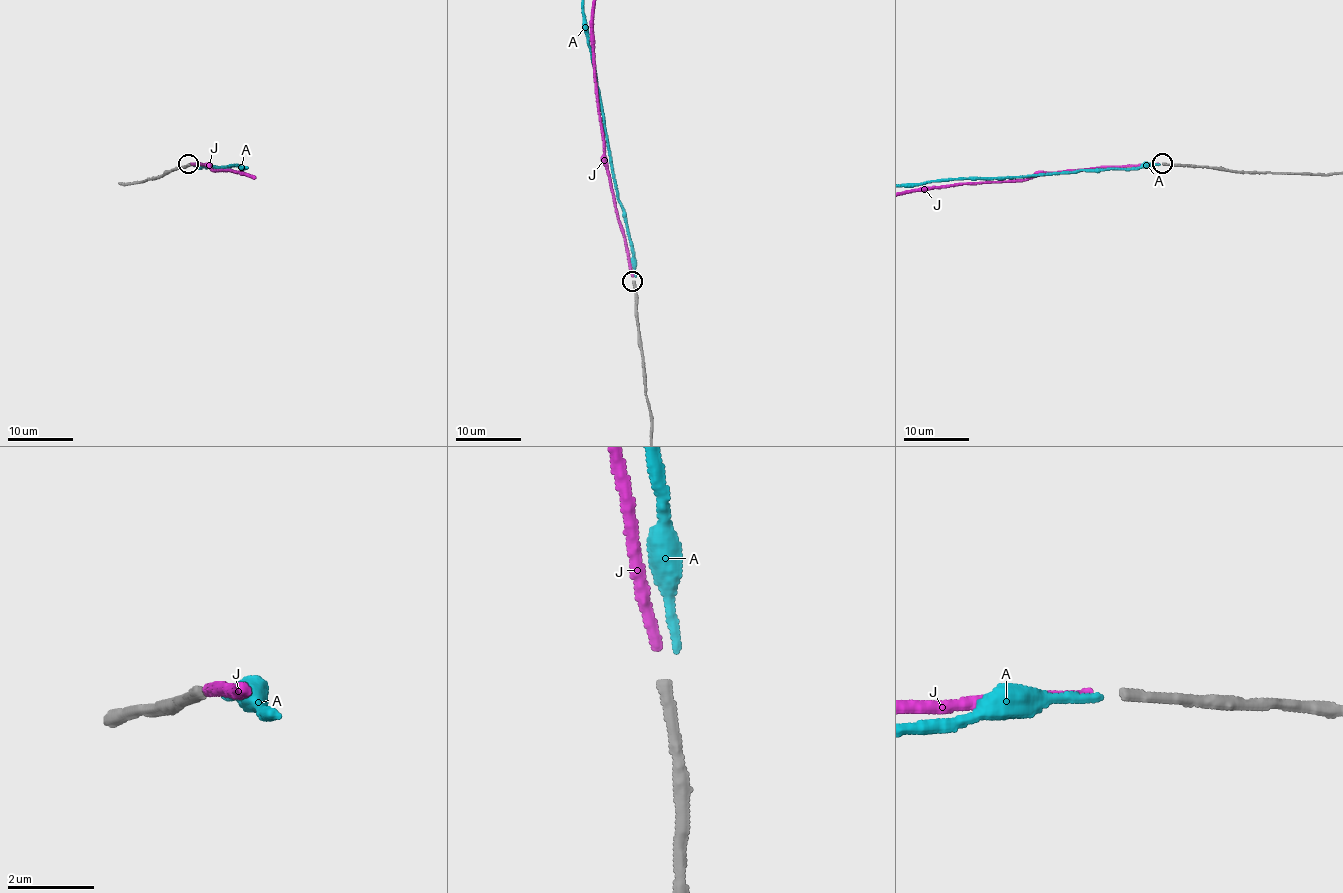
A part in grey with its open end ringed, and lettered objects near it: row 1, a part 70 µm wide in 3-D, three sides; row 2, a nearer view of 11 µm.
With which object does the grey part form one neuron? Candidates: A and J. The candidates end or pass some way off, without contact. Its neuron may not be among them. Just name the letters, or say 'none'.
J

